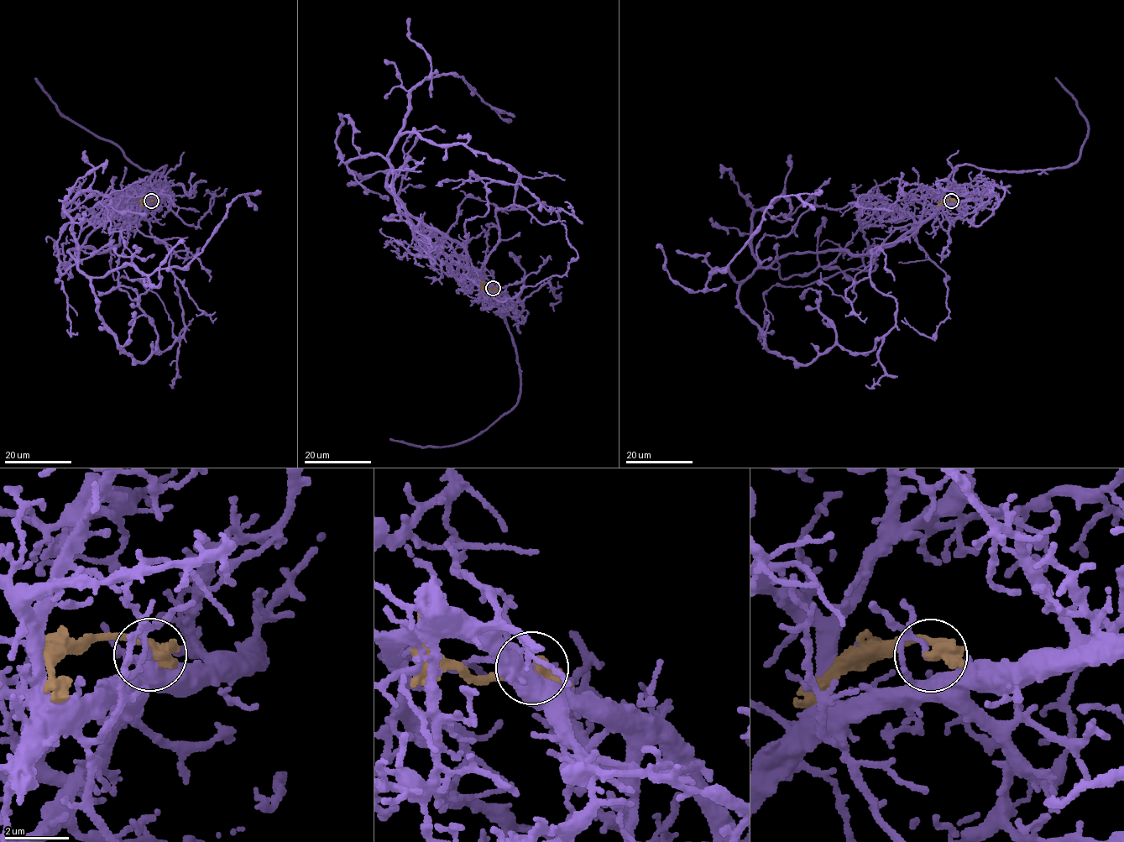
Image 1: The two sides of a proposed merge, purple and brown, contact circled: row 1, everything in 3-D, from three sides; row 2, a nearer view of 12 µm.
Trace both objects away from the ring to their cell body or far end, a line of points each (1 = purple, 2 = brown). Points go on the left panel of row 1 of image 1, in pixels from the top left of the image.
1: (151, 201), (118, 245), (68, 251), (118, 347), (150, 358), (158, 333), (137, 294), (97, 291)
2: (151, 201), (143, 199), (141, 206)

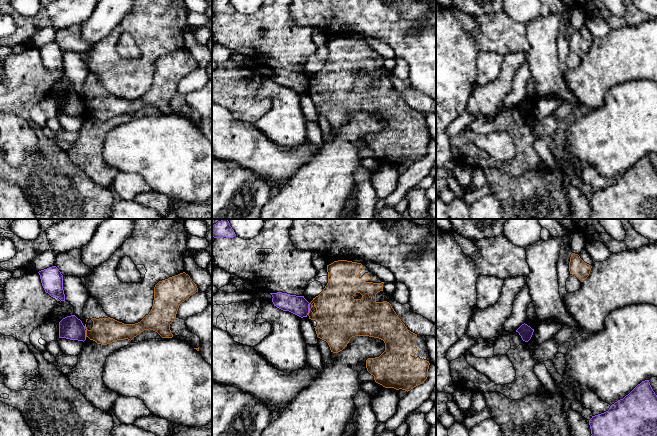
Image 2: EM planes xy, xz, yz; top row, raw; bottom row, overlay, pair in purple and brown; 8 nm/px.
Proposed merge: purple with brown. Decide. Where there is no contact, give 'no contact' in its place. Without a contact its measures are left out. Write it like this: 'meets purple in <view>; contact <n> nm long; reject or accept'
meets purple in xz; contact 100 nm long; reject

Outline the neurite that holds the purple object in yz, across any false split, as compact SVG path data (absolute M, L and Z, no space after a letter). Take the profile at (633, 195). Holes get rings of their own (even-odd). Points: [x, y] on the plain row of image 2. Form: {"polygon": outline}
{"polygon": "M649 156L642 157L608 187L592 192L590 219L657 219L657 171Z"}

